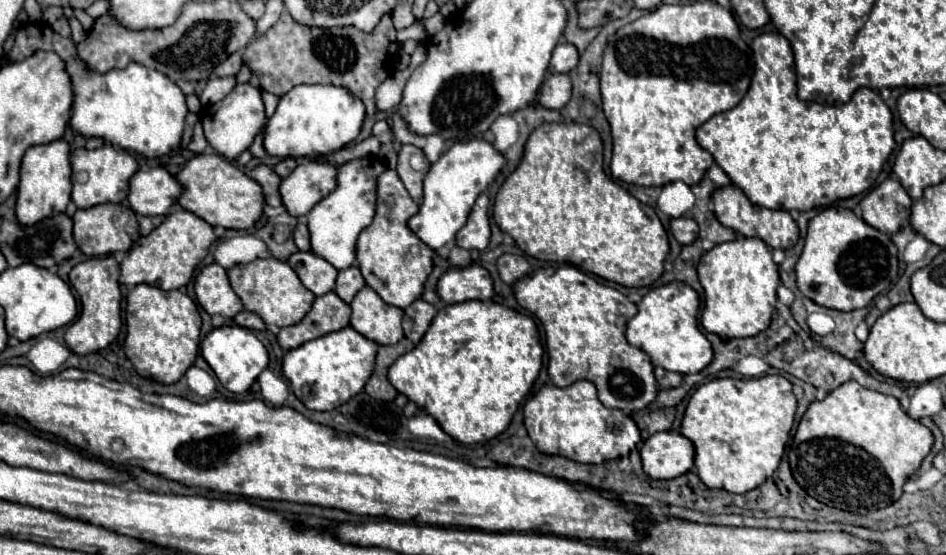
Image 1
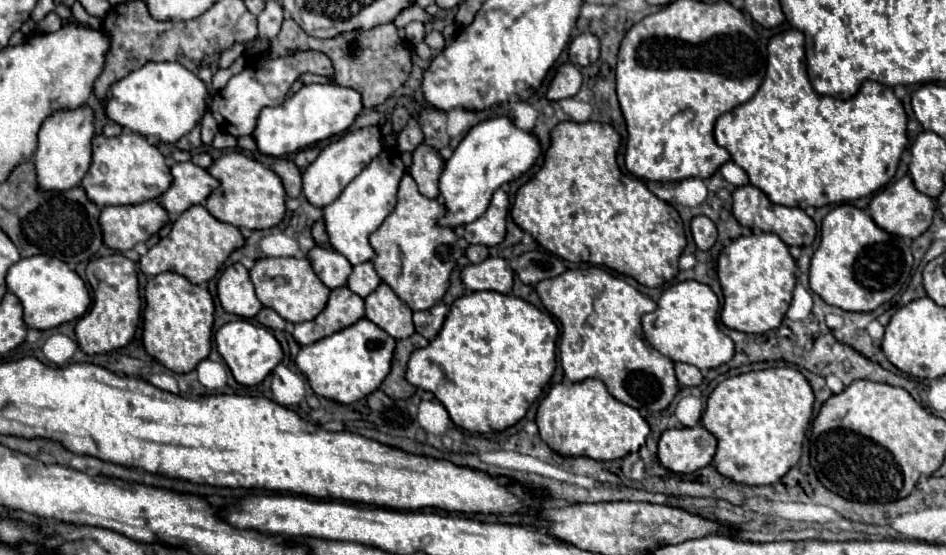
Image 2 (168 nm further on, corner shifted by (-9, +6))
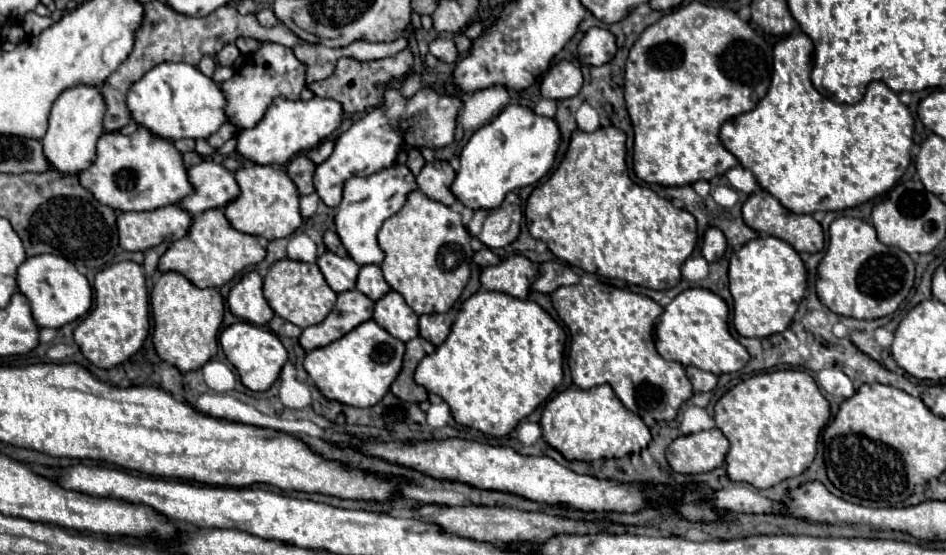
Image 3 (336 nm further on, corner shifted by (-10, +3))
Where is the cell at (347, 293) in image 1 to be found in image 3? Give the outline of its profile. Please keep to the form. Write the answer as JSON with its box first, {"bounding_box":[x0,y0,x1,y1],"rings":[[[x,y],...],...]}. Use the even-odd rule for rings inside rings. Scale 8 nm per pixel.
{"bounding_box":[357,265,391,301],"rings":[[[363,265],[361,267],[359,277],[357,277],[357,289],[373,301],[381,299],[383,295],[387,295],[391,291],[387,281],[383,279],[383,273],[381,273],[379,265]]]}

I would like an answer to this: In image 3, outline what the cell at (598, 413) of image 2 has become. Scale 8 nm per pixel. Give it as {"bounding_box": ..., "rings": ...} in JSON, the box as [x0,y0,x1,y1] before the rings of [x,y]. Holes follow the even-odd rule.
{"bounding_box":[541,385,651,461],"rings":[[[597,385],[587,391],[577,387],[561,391],[545,405],[541,429],[543,439],[569,461],[595,461],[609,457],[619,459],[639,453],[651,441],[651,433],[643,419],[627,411],[609,385]]]}

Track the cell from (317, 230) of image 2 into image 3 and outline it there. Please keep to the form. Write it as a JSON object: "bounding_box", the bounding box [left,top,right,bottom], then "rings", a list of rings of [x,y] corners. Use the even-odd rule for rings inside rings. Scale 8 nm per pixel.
{"bounding_box":[323,231,347,257],"rings":[[[327,231],[323,239],[325,239],[325,245],[327,245],[329,251],[337,253],[339,257],[347,257],[347,251],[345,251],[345,247],[341,245],[341,239],[339,239],[339,235],[337,235],[335,231]]]}

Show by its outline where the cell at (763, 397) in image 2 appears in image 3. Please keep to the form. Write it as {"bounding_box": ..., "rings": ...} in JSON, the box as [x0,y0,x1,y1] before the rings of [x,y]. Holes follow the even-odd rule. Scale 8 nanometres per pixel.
{"bounding_box":[715,371,831,489],"rings":[[[773,371],[759,373],[735,385],[725,393],[715,405],[715,423],[729,439],[731,449],[727,453],[727,473],[731,481],[749,483],[755,489],[767,489],[777,485],[783,479],[801,475],[815,459],[817,441],[825,425],[829,423],[831,407],[829,401],[821,395],[813,377],[805,371]]]}

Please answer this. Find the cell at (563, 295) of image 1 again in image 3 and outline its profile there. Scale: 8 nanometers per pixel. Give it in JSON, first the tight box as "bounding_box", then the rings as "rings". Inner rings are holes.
{"bounding_box":[533,261,693,421],"rings":[[[557,261],[541,263],[539,279],[533,283],[535,291],[551,293],[553,307],[569,327],[569,369],[573,383],[581,389],[607,383],[631,413],[639,417],[651,415],[655,421],[673,421],[679,407],[693,395],[693,385],[681,363],[665,361],[655,349],[653,331],[663,307],[629,288],[618,288],[617,291],[611,287],[585,289],[577,283],[579,275],[569,265]]]}

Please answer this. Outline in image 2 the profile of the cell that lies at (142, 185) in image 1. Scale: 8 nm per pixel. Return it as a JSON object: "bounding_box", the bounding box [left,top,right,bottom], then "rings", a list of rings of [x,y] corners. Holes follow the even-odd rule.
{"bounding_box":[158,162,218,218],"rings":[[[192,162],[172,164],[170,176],[170,188],[158,198],[160,206],[170,214],[170,218],[176,218],[194,204],[202,204],[202,200],[206,200],[208,194],[218,186],[218,180]]]}

